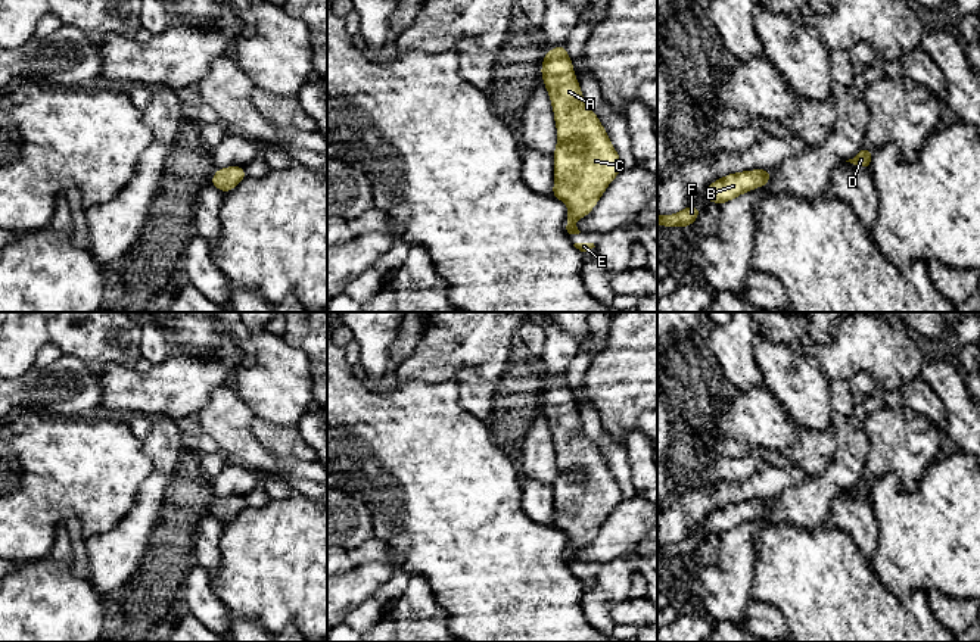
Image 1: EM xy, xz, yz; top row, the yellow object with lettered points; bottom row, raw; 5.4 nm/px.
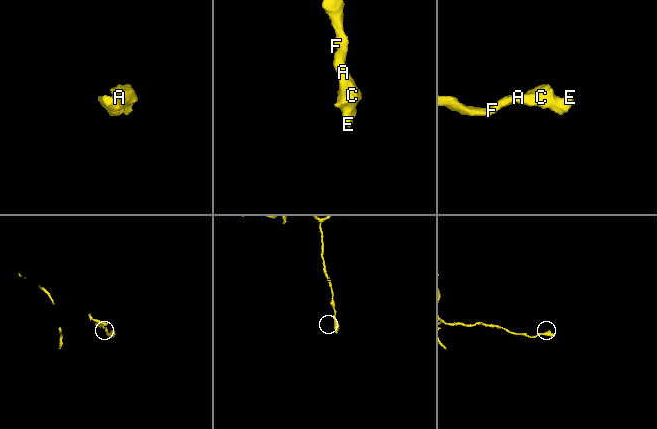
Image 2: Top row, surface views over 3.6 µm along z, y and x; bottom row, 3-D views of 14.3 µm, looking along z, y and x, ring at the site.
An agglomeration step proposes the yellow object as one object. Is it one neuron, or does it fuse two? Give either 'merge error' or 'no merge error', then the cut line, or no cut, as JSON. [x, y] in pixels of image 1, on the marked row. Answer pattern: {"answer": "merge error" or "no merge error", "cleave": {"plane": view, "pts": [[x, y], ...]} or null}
{"answer": "no merge error", "cleave": null}

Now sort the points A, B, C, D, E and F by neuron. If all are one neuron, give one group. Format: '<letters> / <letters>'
A B C D E F

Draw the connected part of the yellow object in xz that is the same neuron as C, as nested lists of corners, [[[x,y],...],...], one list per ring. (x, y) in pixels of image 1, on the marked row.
[[[566,46],[545,52],[541,75],[557,125],[553,197],[569,208],[567,233],[579,234],[573,221],[592,211],[622,163],[598,116],[584,102]]]

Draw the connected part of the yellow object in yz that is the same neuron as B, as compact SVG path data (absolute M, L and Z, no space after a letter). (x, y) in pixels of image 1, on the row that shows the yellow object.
M769 169L741 171L725 175L706 187L706 199L713 203L725 203L737 196L763 187L771 180Z

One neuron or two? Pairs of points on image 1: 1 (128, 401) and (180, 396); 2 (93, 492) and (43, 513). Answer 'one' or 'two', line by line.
1: one
2: one

